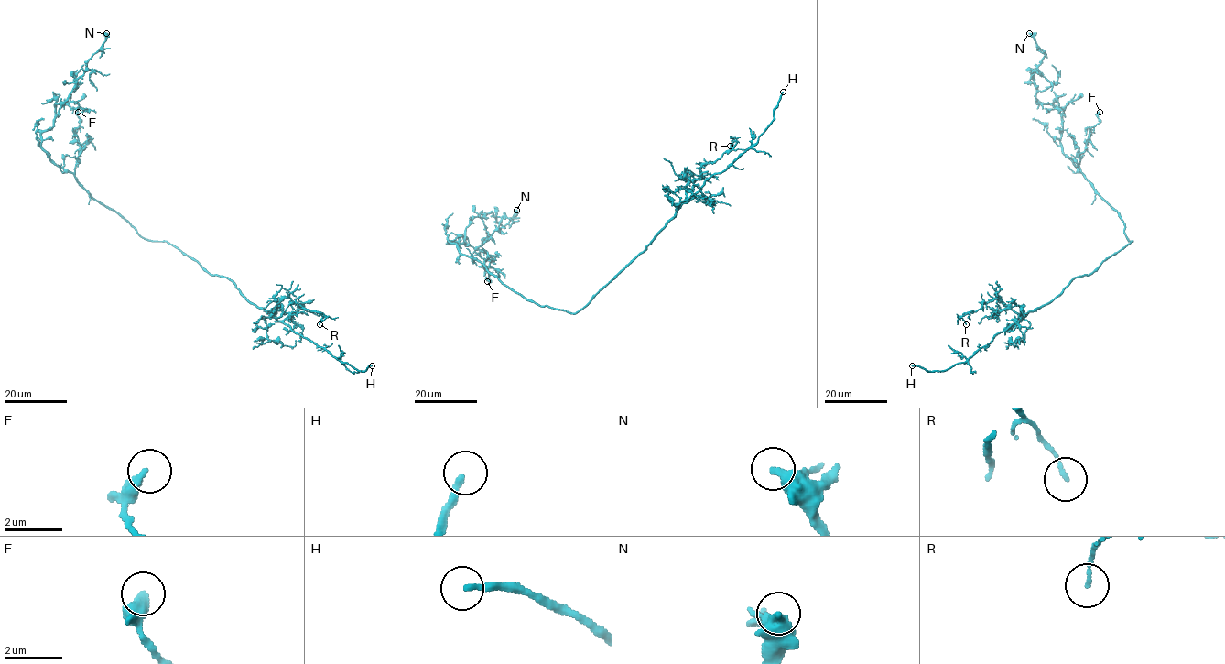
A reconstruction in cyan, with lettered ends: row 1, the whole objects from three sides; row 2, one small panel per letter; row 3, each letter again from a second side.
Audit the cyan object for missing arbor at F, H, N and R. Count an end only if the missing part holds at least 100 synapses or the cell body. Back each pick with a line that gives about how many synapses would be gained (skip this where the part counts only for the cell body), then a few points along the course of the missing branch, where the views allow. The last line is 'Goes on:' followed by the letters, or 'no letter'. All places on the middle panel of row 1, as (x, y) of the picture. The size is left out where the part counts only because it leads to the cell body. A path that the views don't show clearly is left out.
H: course (783, 92), (787, 76), (777, 67)
Goes on: H

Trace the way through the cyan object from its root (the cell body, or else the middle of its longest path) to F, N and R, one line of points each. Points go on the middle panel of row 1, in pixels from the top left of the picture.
F: (574, 313), (539, 306), (508, 288), (484, 266), (487, 258), (490, 266), (484, 268), (487, 281)
N: (574, 313), (527, 300), (450, 241), (462, 243), (474, 217), (492, 212), (505, 225), (516, 210)
R: (574, 313), (645, 248), (674, 215), (688, 184), (701, 173), (700, 167), (718, 159), (736, 142), (730, 146)

